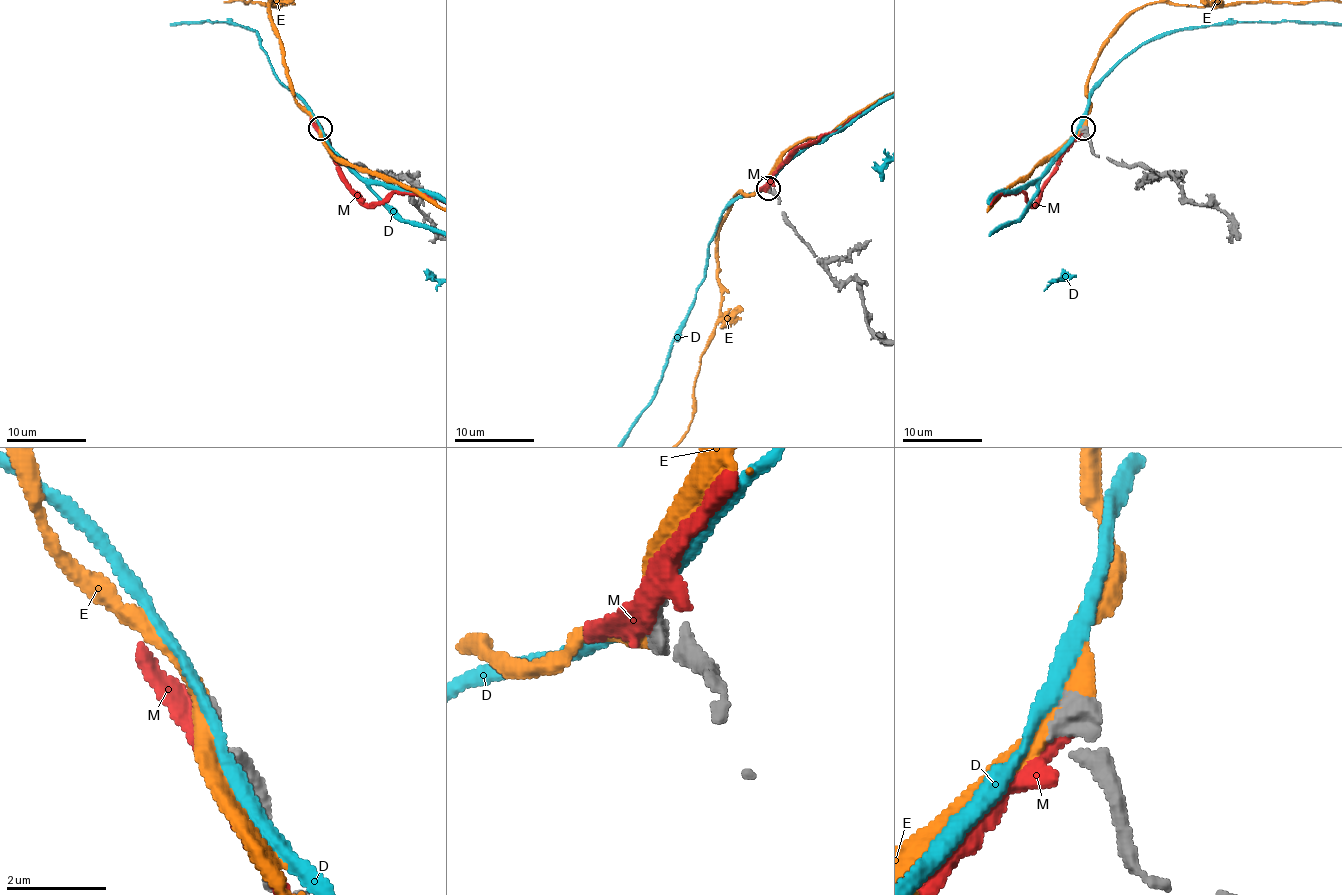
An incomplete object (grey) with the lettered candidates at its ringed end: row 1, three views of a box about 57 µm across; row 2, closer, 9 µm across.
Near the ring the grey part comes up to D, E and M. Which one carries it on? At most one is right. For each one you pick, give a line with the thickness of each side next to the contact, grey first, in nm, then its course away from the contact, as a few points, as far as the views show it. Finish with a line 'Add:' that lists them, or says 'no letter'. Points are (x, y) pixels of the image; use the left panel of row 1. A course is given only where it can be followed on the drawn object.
E: 420/340 nm
Add: E

